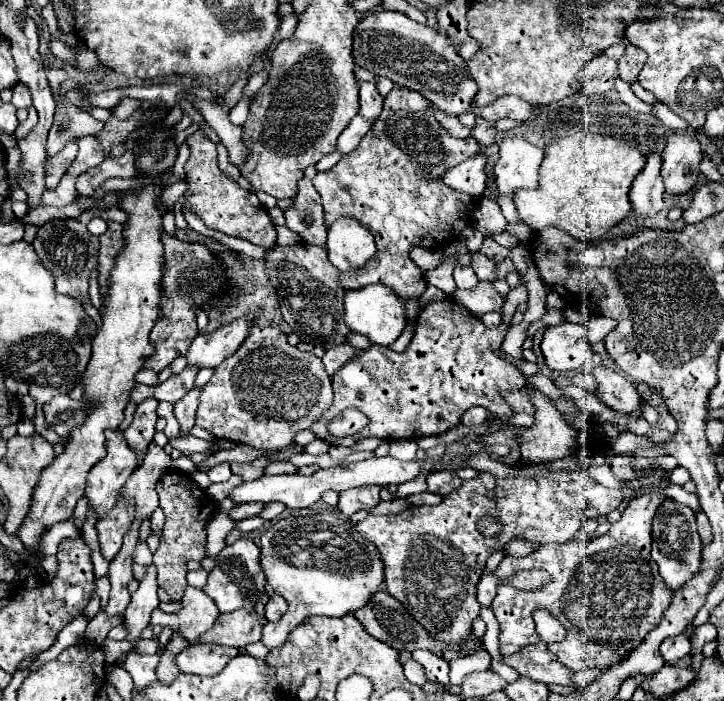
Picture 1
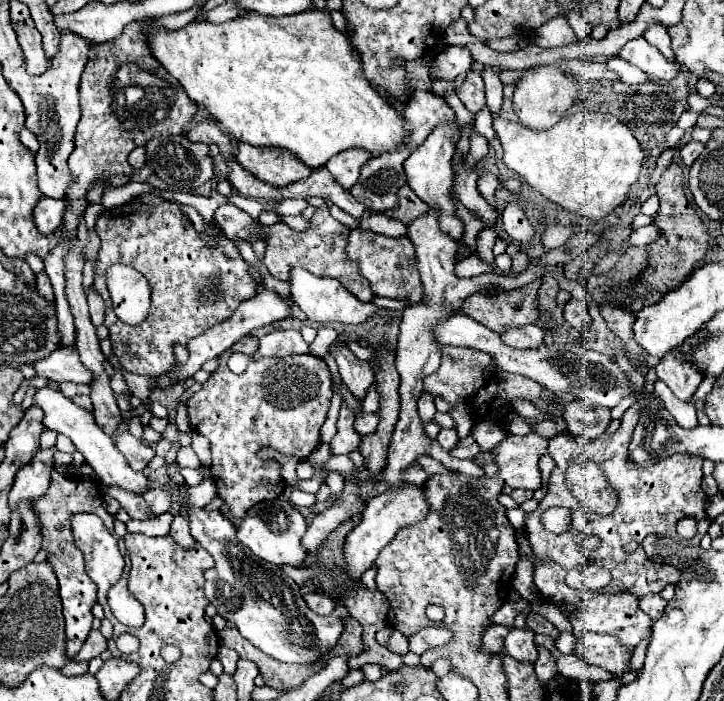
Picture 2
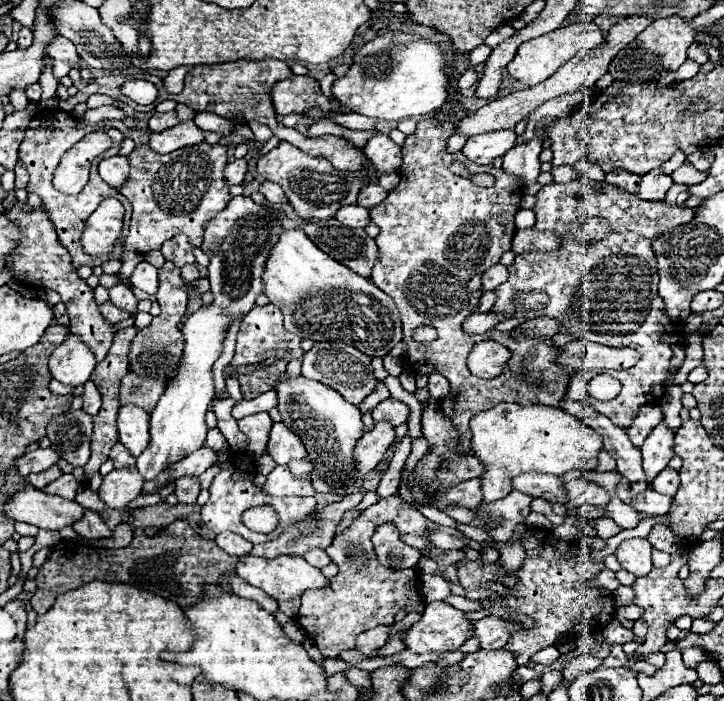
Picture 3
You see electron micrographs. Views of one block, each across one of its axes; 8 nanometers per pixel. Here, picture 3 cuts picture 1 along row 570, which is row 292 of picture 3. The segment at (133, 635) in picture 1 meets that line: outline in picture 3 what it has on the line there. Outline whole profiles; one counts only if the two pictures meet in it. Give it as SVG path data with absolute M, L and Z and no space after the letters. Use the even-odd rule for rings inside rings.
M140 262L134 268L134 274L130 276L130 282L136 288L148 292L148 294L156 294L156 290L158 290L158 268L154 268L148 262Z

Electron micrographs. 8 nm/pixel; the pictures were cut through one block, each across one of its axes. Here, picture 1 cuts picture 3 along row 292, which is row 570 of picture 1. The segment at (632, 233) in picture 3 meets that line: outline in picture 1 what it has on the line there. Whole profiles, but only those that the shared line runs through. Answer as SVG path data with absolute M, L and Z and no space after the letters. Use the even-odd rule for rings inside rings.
M644 494L630 500L622 518L614 522L604 536L586 544L570 540L566 544L544 544L524 558L506 556L494 572L498 578L506 578L516 570L542 568L550 572L552 582L536 592L522 592L508 584L498 586L492 610L500 622L500 652L510 656L528 644L540 642L532 612L544 608L566 628L562 642L548 644L550 652L556 654L566 668L574 672L608 668L624 660L644 640L646 632L658 626L672 600L672 592L666 588L658 574L658 564L650 556L650 526L662 500L662 494Z

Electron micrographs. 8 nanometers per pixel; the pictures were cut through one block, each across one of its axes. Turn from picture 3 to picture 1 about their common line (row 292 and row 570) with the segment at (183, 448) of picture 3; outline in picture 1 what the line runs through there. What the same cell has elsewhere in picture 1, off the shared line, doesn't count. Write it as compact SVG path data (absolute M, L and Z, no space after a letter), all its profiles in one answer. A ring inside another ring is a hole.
M244 538L226 546L216 556L216 566L208 574L208 582L202 590L216 602L220 612L234 612L238 608L254 608L258 598L264 594L264 580L266 580L258 562L260 562L260 548L252 540L244 540Z

